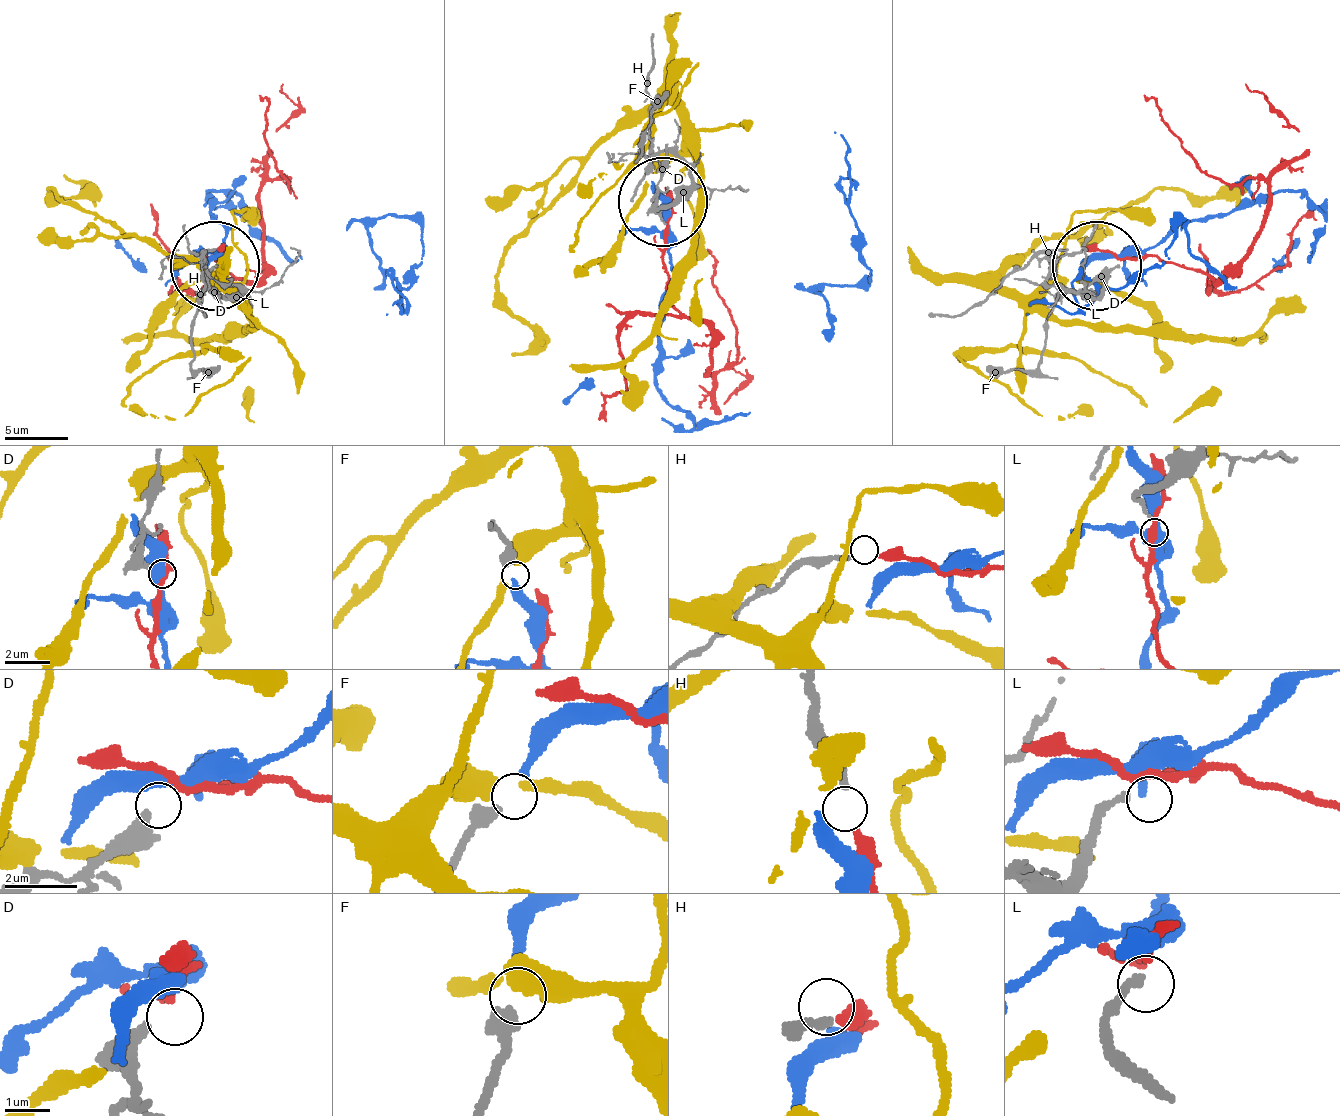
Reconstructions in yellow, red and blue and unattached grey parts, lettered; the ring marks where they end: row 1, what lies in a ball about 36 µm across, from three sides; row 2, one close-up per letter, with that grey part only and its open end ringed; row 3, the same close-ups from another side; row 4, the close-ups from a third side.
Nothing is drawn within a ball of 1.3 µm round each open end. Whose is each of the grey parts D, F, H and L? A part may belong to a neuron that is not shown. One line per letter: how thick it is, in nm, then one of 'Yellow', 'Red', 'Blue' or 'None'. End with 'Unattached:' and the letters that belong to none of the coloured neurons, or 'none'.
D: Thickness 280 nm. None
F: Thickness 440 nm. Blue
H: Thickness 200 nm. Red
L: Thickness 160 nm. None
Unattached: D, L

